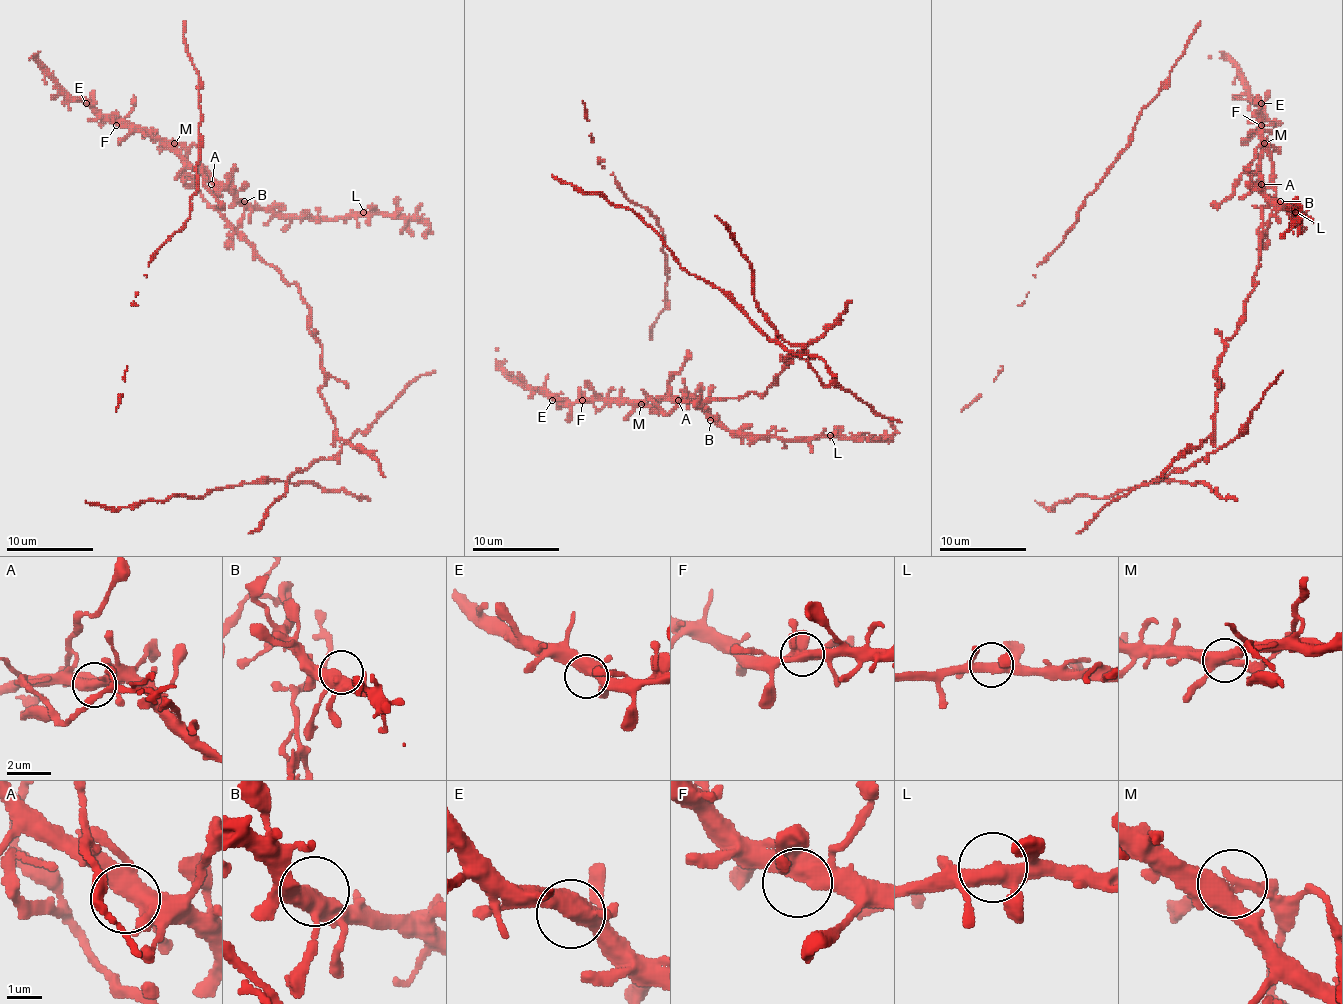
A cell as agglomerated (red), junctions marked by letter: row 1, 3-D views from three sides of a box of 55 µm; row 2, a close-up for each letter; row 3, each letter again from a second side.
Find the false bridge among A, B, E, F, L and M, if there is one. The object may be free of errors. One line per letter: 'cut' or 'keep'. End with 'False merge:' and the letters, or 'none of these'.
A: keep
B: keep
E: keep
F: keep
L: keep
M: cut
False merge: M

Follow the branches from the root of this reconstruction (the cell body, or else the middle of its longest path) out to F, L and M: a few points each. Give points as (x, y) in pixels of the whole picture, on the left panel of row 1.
F: (287, 281), (196, 188), (183, 179), (183, 162), (170, 149), (140, 132), (116, 125)
L: (287, 281), (237, 231), (246, 208), (313, 218), (348, 218), (363, 212)
M: (287, 281), (203, 197), (196, 182), (185, 171), (185, 151), (175, 143)

